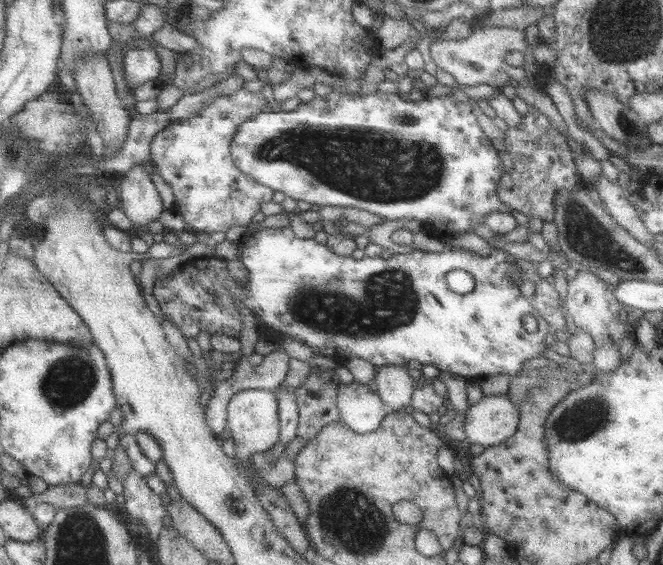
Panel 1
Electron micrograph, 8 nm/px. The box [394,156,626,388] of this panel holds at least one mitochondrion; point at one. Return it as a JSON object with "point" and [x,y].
{"point":[584,229]}

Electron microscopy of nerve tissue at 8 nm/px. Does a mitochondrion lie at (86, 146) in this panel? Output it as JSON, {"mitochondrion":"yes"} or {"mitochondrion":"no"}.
{"mitochondrion":"no"}

